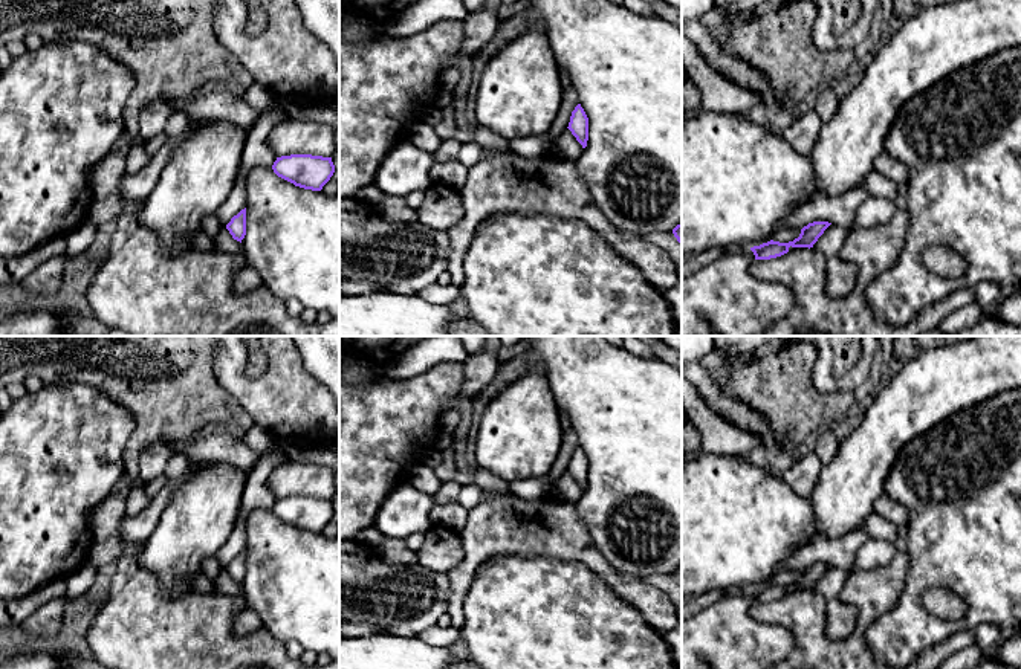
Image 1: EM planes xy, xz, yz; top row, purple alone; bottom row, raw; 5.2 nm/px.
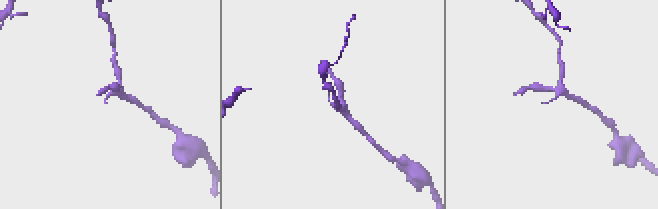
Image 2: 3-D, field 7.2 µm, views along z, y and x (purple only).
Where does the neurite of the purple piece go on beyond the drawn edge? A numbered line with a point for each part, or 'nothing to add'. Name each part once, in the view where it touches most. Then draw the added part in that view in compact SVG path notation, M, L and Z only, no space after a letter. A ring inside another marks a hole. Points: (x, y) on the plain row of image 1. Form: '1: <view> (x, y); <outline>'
nothing to add

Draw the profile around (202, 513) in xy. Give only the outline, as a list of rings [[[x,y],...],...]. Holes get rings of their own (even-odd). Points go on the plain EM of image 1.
[[[206,463],[173,493],[151,536],[142,544],[138,568],[156,576],[164,594],[193,591],[191,583],[202,573],[202,564],[229,539],[241,507],[248,473],[225,463]]]

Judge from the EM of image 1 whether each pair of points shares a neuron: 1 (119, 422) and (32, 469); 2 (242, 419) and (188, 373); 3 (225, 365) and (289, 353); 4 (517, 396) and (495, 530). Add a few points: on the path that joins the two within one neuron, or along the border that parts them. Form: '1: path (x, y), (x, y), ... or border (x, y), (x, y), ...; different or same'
1: path (98, 428), (75, 434), (54, 455); same
2: path (228, 413), (202, 387); same
3: path (242, 382), (262, 384), (275, 370); same
4: border (477, 466), (500, 477), (508, 484); different

